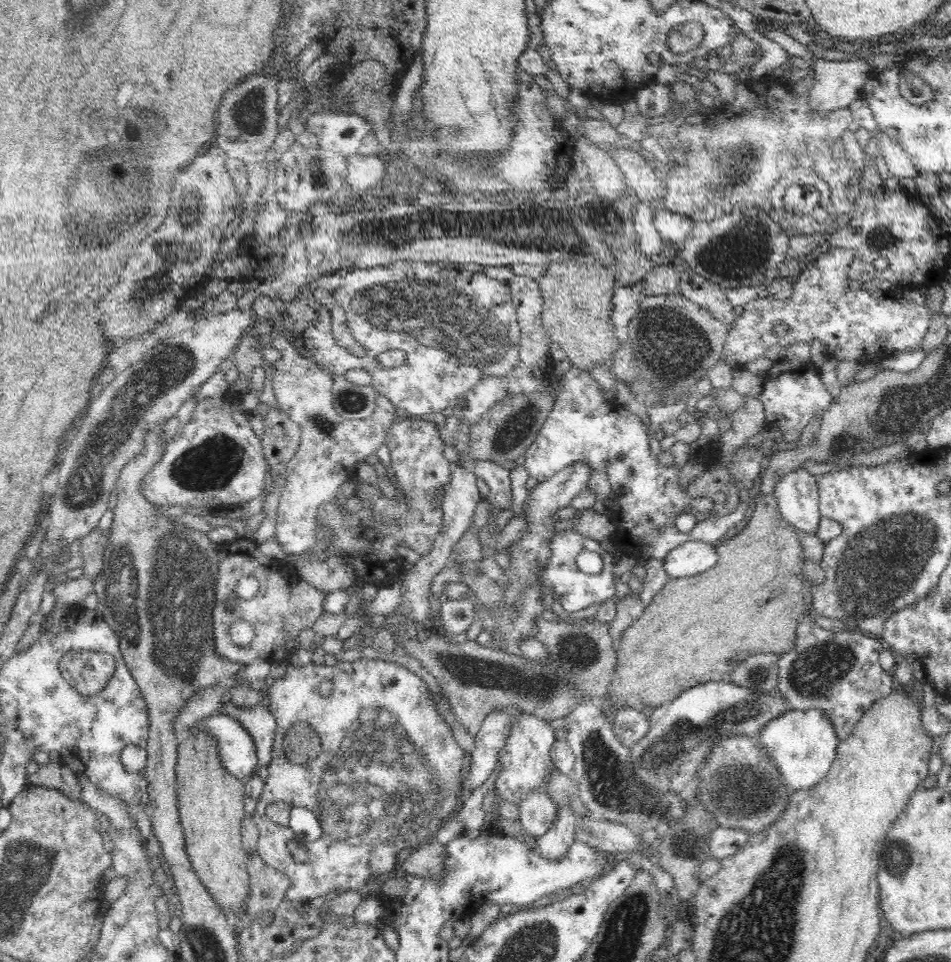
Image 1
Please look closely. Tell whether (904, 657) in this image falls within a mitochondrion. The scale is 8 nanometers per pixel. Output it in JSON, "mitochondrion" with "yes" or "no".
{"mitochondrion":"no"}

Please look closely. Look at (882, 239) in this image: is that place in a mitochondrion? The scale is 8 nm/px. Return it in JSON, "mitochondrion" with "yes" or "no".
{"mitochondrion":"yes"}

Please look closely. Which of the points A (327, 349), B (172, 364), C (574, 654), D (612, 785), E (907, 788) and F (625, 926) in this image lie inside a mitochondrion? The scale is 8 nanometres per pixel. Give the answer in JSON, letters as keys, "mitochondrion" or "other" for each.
{"A":"other","B":"mitochondrion","C":"mitochondrion","D":"mitochondrion","E":"other","F":"mitochondrion"}

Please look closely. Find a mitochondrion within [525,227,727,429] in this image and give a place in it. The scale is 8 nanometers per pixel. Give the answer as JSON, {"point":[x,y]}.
{"point":[676,345]}

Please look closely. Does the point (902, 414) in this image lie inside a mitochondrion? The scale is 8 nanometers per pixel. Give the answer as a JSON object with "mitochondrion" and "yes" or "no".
{"mitochondrion":"yes"}

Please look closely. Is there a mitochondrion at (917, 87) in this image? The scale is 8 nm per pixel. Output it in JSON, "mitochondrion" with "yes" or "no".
{"mitochondrion":"no"}

